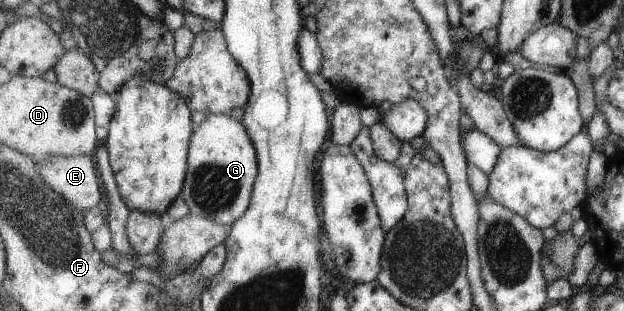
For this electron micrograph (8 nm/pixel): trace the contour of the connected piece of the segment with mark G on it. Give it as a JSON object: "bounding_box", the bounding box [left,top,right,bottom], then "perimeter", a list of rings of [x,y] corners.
{"bounding_box":[180,114,260,226],"perimeter":[[[206,114],[190,143],[188,177],[180,197],[193,214],[232,226],[245,215],[252,202],[260,173],[256,145],[243,121],[235,121],[228,114]]]}

